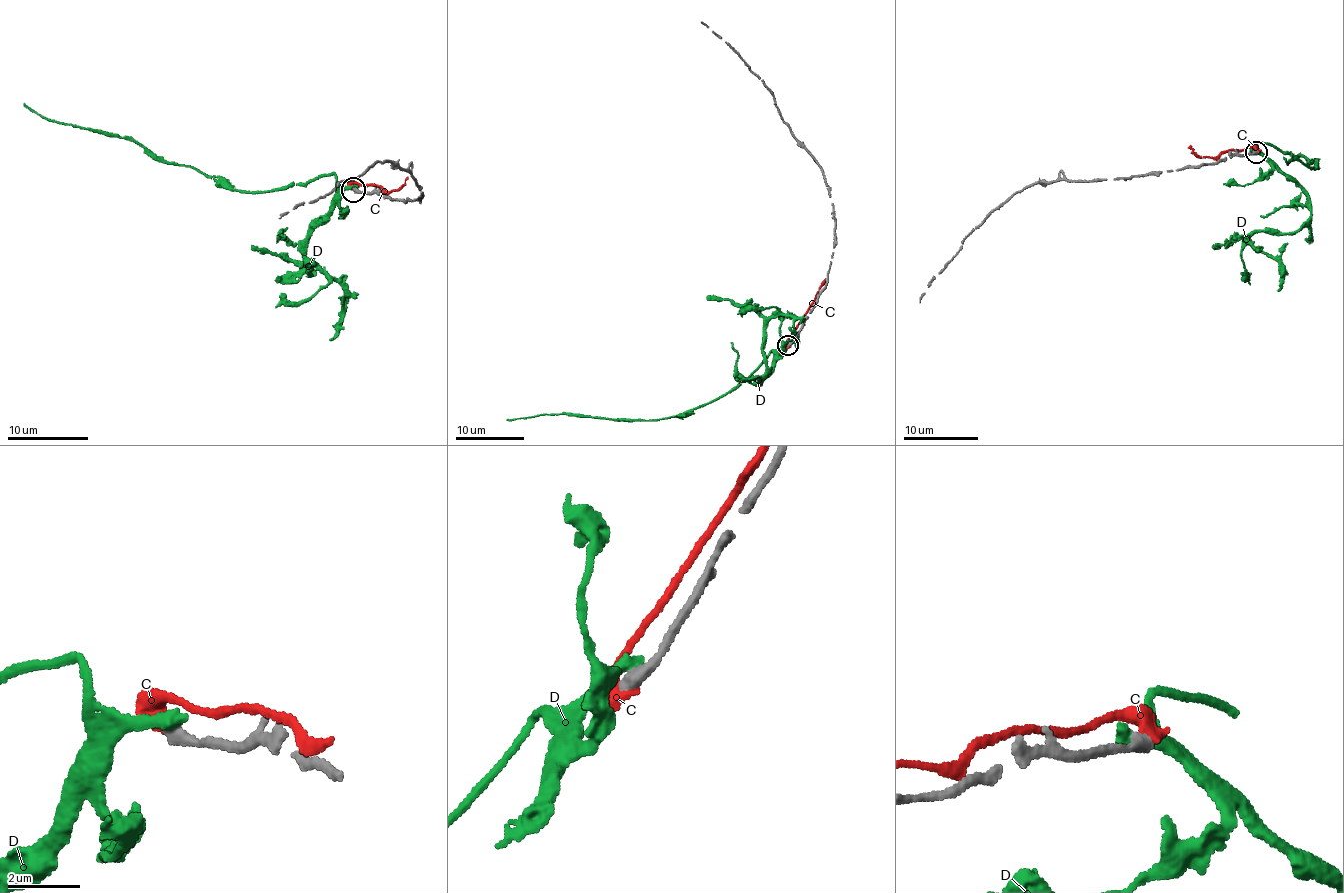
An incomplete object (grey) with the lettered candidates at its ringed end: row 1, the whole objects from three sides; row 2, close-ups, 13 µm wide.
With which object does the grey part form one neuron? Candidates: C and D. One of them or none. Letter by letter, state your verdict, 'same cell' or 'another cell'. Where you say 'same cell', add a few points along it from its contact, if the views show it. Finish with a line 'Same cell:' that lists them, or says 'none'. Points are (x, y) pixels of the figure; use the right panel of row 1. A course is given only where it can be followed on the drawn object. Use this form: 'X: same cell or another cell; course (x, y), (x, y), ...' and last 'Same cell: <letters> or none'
C: another cell
D: another cell
Same cell: none

